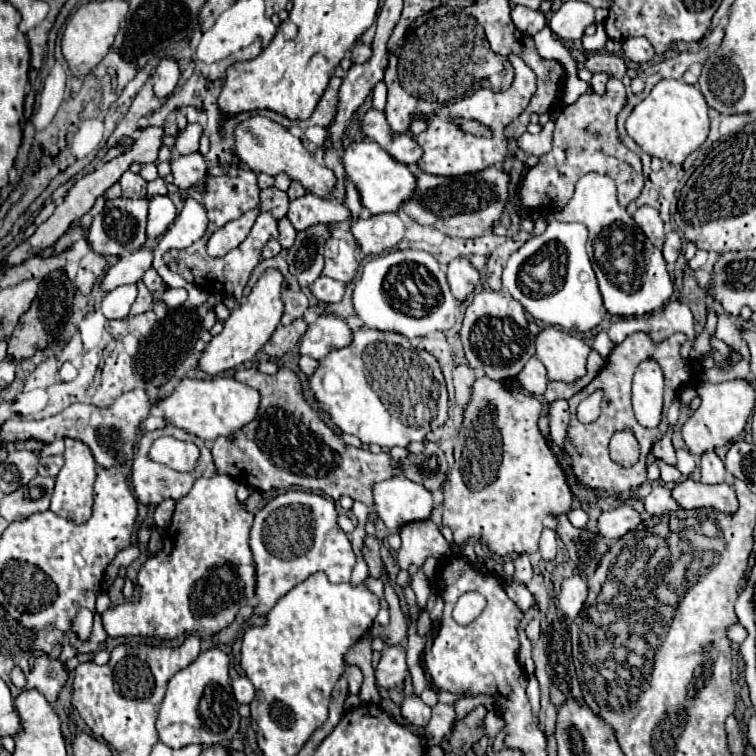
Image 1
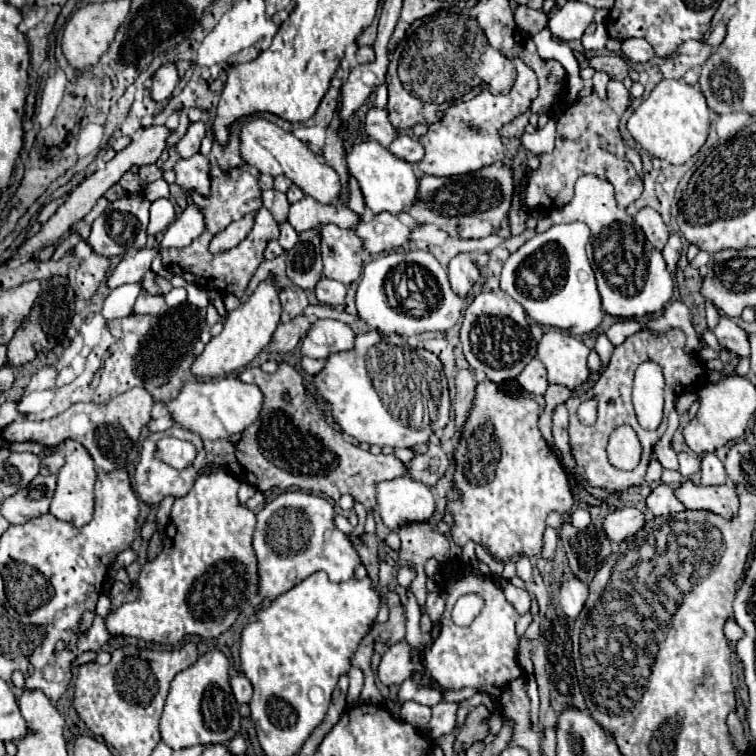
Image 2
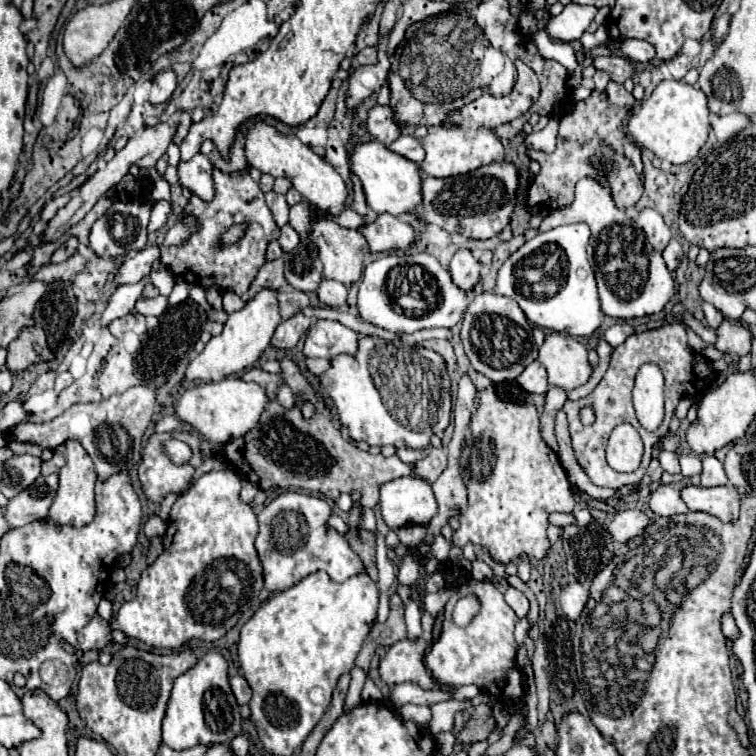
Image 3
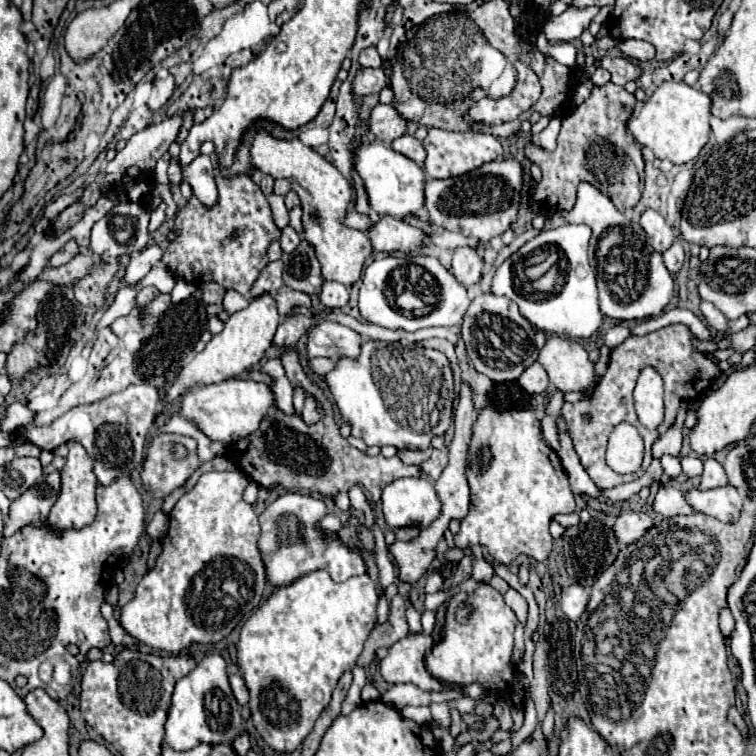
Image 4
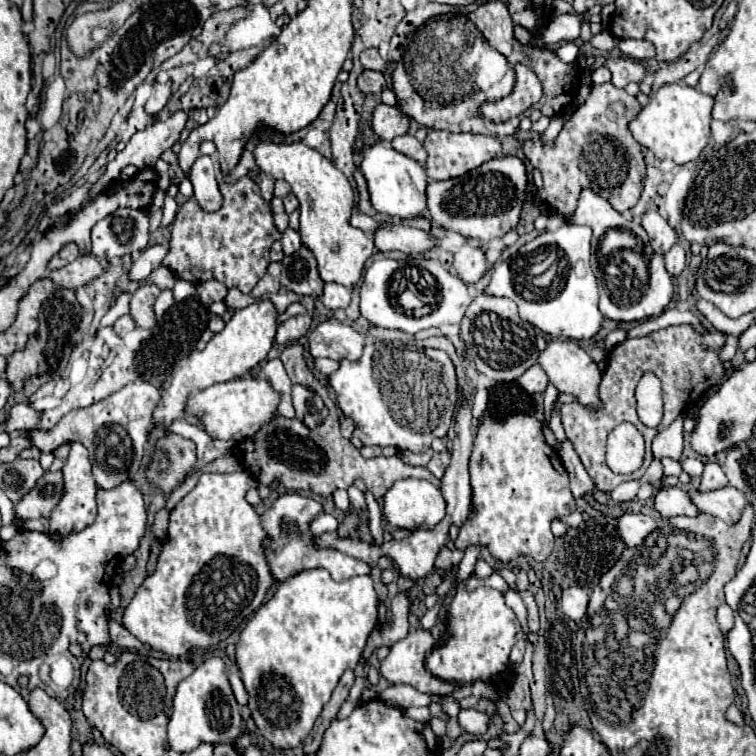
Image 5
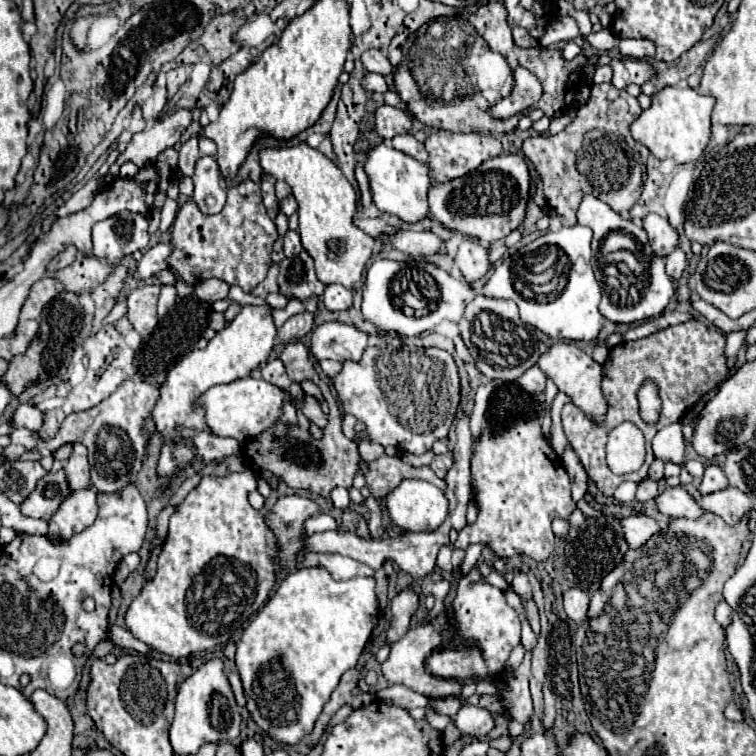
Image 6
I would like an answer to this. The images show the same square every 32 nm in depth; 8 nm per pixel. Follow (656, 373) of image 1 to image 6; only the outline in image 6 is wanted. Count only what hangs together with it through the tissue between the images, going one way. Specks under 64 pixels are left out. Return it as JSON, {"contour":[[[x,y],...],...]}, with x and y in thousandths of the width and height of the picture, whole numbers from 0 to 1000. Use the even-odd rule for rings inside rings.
{"contour":[[[852,503],[844,516],[844,534],[847,534],[847,553],[854,561],[868,561],[873,553],[873,524],[870,511],[865,503]]]}

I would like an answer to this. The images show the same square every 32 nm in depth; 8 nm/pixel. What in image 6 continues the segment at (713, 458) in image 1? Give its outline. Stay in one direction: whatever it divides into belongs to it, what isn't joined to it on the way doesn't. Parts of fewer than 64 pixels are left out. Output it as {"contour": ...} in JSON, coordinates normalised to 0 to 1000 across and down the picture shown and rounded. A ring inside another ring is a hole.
{"contour":[[[947,614],[934,616],[931,630],[929,630],[929,640],[926,640],[926,646],[923,646],[926,653],[939,653],[939,651],[955,648],[955,646],[960,646],[960,643],[963,643],[963,635],[960,635],[955,619],[947,616]]]}

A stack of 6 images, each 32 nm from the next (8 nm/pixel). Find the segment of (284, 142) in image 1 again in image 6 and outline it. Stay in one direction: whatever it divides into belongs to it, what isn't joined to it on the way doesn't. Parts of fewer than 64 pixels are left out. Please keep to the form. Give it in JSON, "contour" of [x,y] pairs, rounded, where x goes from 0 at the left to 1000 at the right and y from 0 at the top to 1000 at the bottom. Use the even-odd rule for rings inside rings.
{"contour":[[[402,188],[381,196],[352,193],[341,201],[341,206],[347,225],[365,238],[381,241],[394,265],[394,307],[399,325],[415,341],[421,368],[429,376],[452,376],[455,381],[468,381],[479,370],[481,352],[492,339],[497,317],[481,310],[466,294],[471,283],[471,254],[452,225],[437,209]]]}

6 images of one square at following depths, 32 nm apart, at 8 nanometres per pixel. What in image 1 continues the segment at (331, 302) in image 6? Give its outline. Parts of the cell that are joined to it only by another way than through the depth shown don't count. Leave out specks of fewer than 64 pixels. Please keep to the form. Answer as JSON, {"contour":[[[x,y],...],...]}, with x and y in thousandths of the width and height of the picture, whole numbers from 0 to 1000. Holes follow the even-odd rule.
{"contour":[[[421,365],[410,376],[410,386],[423,397],[423,399],[450,399],[455,392],[455,376],[447,370],[439,370],[434,365]]]}

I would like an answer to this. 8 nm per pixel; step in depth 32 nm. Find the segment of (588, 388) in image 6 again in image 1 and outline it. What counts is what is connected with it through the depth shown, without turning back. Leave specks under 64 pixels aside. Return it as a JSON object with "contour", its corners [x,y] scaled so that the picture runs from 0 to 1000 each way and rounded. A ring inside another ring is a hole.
{"contour":[[[717,434],[709,444],[709,471],[725,489],[725,503],[759,505],[775,495],[780,458],[741,434]]]}

